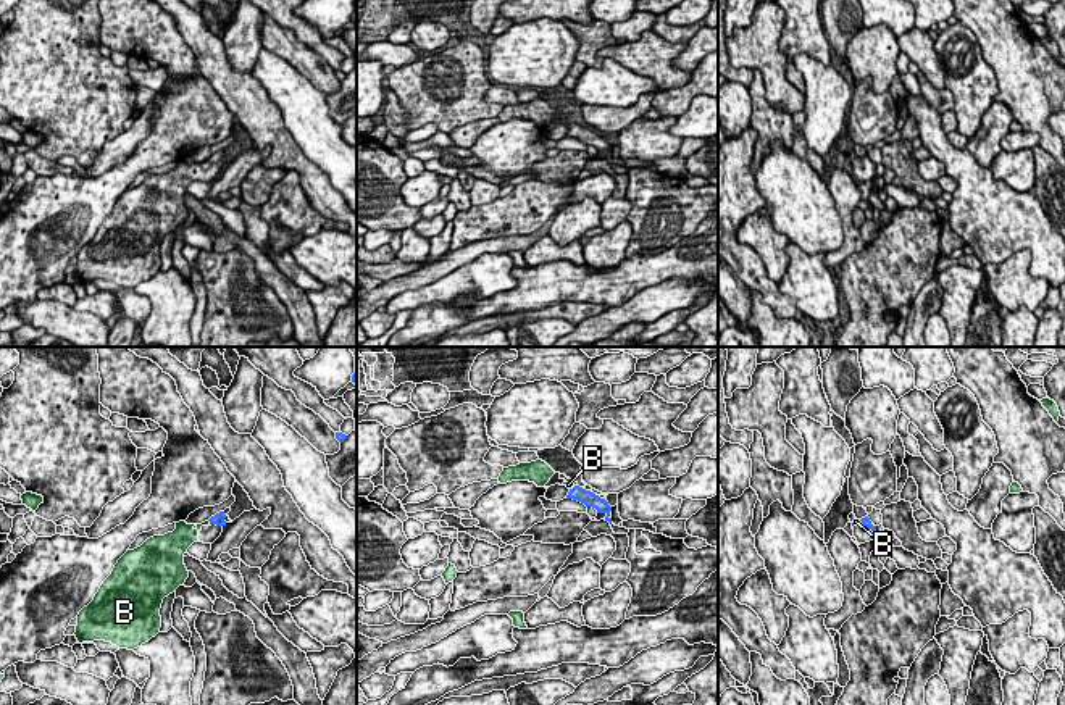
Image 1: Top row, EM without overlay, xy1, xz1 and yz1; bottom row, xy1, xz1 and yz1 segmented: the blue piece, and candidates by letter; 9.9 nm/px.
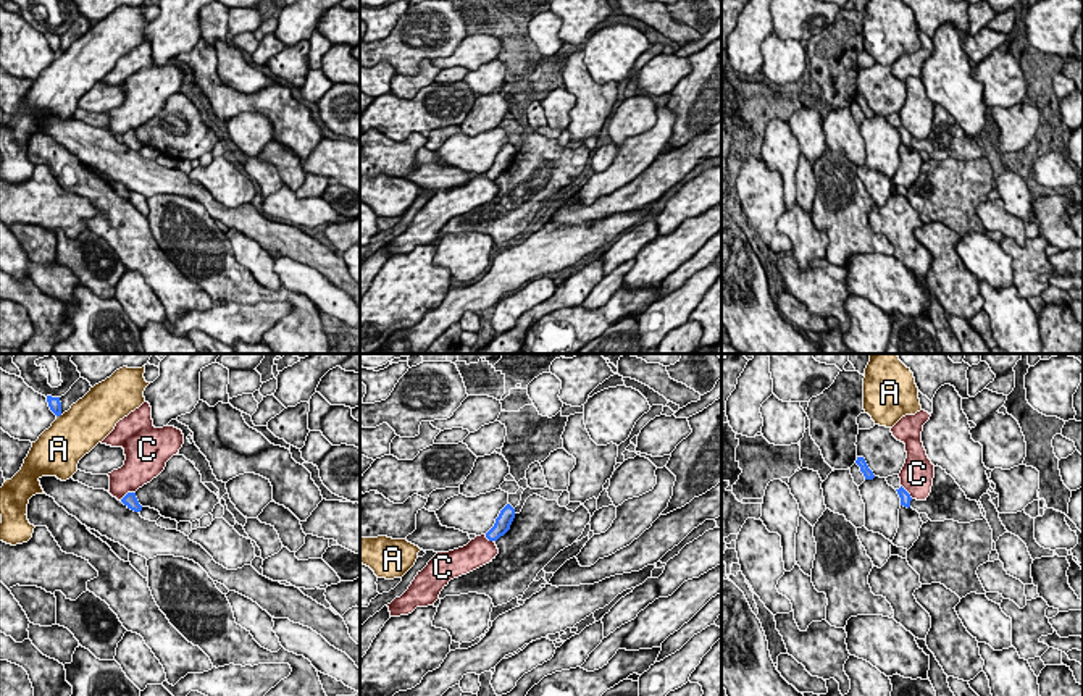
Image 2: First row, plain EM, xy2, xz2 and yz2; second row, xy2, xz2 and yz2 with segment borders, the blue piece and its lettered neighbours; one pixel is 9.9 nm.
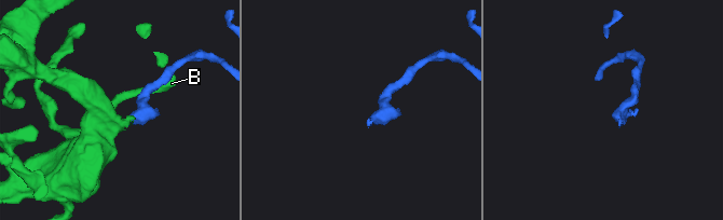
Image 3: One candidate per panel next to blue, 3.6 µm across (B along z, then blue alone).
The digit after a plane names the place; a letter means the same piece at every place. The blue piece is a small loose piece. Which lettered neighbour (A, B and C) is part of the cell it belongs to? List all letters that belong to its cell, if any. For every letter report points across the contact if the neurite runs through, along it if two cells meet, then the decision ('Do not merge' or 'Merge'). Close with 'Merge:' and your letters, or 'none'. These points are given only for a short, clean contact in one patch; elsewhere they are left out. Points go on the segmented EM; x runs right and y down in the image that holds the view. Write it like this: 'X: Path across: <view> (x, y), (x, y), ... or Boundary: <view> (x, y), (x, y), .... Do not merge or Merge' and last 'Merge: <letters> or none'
A: Do not merge
B: Path across: xy1 (218, 518), (210, 523), (187, 533). Merge
C: Boundary: xy2 (134, 491), (120, 499). Do not merge
Merge: B

